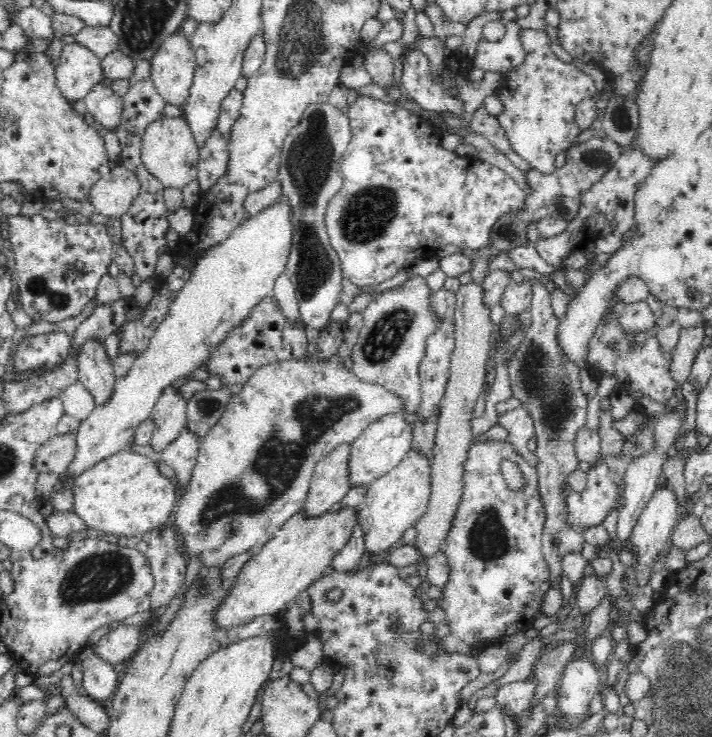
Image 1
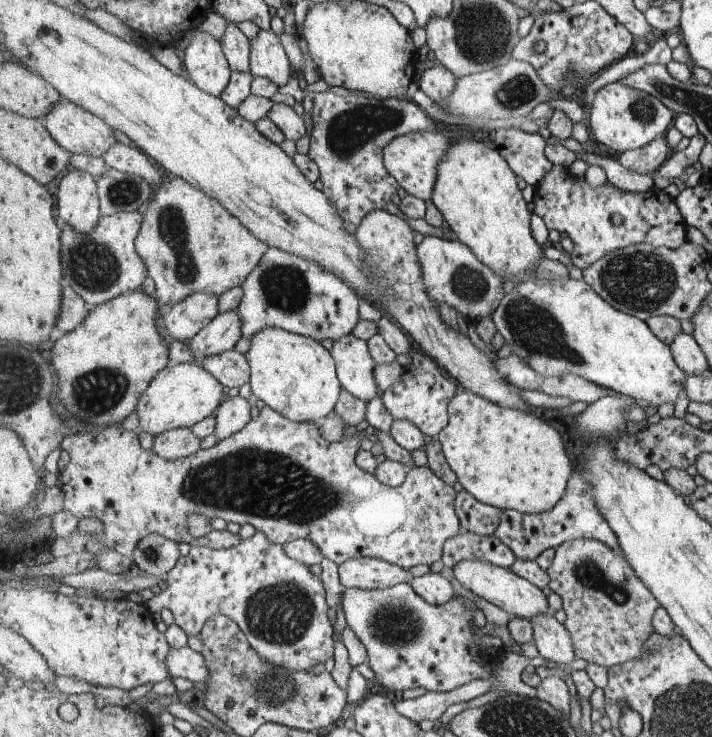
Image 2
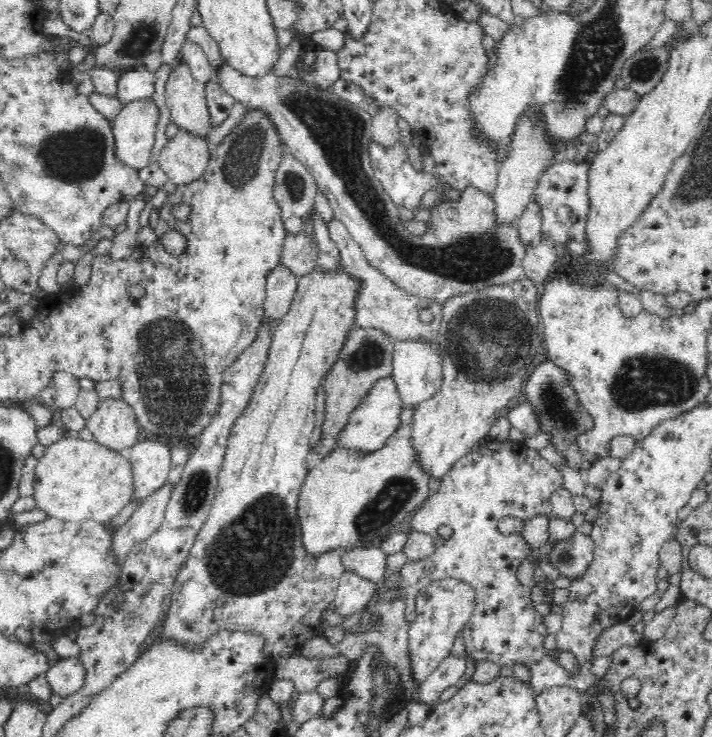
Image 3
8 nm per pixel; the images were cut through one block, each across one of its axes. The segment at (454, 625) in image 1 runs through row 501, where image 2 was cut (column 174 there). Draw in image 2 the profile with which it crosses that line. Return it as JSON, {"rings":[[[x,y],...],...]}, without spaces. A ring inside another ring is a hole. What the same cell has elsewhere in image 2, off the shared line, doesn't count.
{"rings":[[[270,406],[263,407],[260,415],[255,420],[251,420],[243,430],[233,436],[219,441],[213,448],[199,449],[195,454],[177,460],[166,460],[159,456],[153,448],[150,450],[141,448],[137,432],[134,430],[125,430],[122,424],[113,424],[105,427],[87,427],[85,432],[69,434],[62,442],[61,448],[65,449],[70,455],[70,461],[67,463],[64,471],[59,474],[57,486],[64,496],[64,510],[71,512],[77,518],[97,518],[107,526],[107,534],[103,534],[103,542],[107,548],[117,550],[125,556],[132,556],[139,542],[149,534],[159,534],[166,536],[169,540],[183,542],[183,526],[188,524],[188,516],[191,514],[201,514],[209,520],[213,518],[222,518],[227,522],[236,522],[239,525],[251,524],[256,531],[266,533],[272,541],[277,544],[289,544],[294,540],[312,540],[319,546],[325,559],[333,560],[338,565],[345,563],[349,559],[361,557],[371,557],[374,559],[383,559],[387,562],[401,566],[401,568],[413,568],[417,564],[426,564],[428,567],[435,564],[437,560],[442,560],[444,555],[444,544],[453,536],[457,536],[463,531],[456,508],[456,499],[458,492],[451,484],[447,484],[443,478],[439,478],[430,466],[414,467],[410,470],[408,477],[401,487],[392,487],[383,484],[375,474],[369,474],[362,468],[359,468],[356,458],[361,450],[361,434],[354,432],[353,438],[342,438],[337,442],[328,442],[319,434],[319,428],[314,422],[295,422],[283,414],[279,414]]]}

